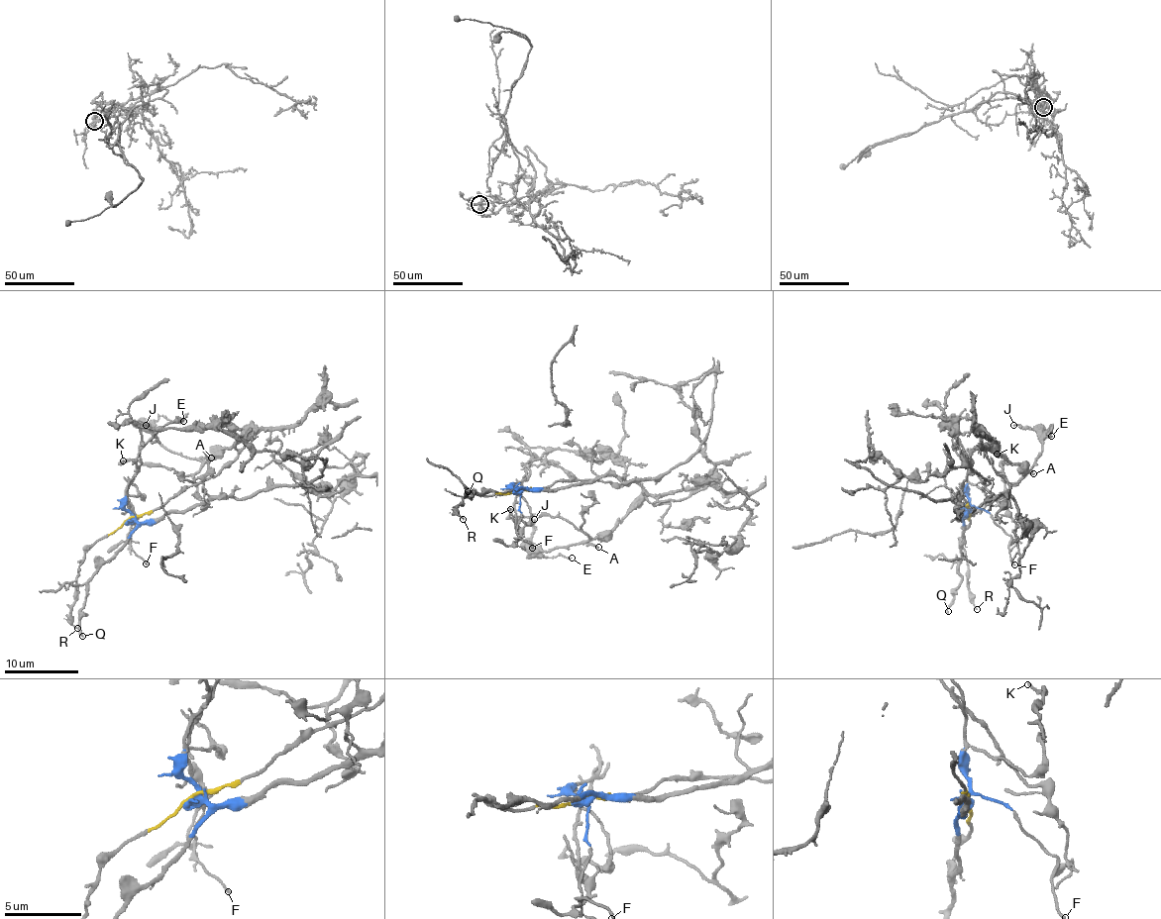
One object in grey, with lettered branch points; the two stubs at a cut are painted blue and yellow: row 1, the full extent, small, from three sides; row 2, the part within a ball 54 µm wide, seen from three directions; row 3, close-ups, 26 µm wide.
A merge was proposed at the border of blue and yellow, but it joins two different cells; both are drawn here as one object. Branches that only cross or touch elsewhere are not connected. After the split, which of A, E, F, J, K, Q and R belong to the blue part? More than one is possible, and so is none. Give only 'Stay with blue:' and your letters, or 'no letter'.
Stay with blue: F, Q

